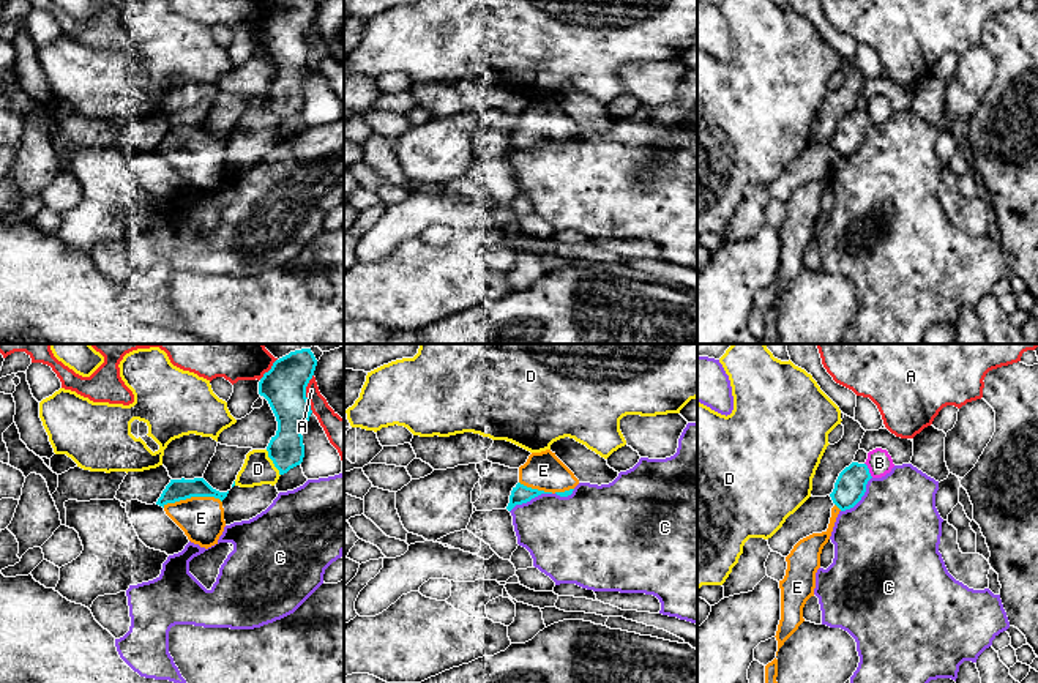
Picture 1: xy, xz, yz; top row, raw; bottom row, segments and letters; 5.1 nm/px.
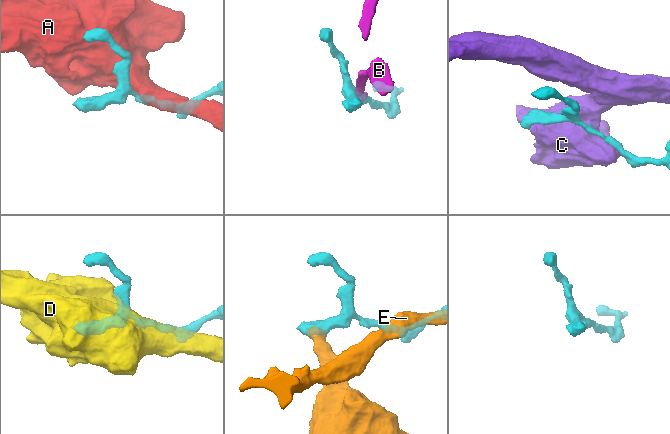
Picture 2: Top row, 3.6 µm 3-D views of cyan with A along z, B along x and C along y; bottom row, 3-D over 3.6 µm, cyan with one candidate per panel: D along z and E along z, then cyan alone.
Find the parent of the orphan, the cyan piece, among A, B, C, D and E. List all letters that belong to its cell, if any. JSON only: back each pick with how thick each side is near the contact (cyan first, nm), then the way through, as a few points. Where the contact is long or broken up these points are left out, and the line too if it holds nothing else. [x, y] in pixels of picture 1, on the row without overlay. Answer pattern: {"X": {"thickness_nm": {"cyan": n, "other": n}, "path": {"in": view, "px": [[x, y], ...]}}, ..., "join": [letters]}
{"E": {"thickness_nm": {"cyan": 110, "other": 220}, "path": {"in": "xy", "px": [[177, 136], [183, 142], [191, 142], [191, 150], [201, 164]]}}, "join": ["E"]}

